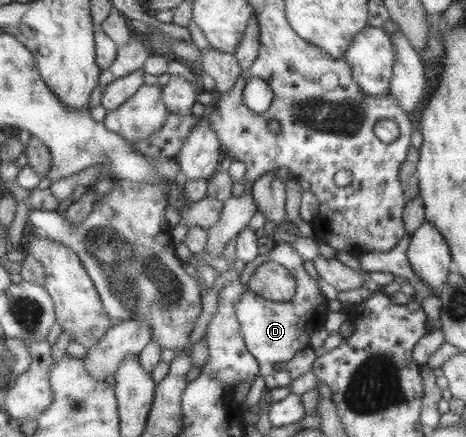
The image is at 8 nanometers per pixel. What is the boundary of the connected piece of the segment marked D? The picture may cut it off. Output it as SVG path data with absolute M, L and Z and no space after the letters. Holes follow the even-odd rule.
M274 243L268 254L258 254L253 260L246 263L244 269L238 274L244 291L239 301L233 305L238 320L241 336L243 337L247 352L254 356L258 364L258 374L263 377L266 388L287 387L292 381L289 371L284 365L291 357L303 347L308 346L311 332L324 328L324 320L328 314L328 300L317 288L315 279L307 275L301 265L301 255L293 250L289 243ZM263 262L277 262L286 268L295 281L295 294L288 302L272 302L253 294L246 284L255 272L255 268Z

